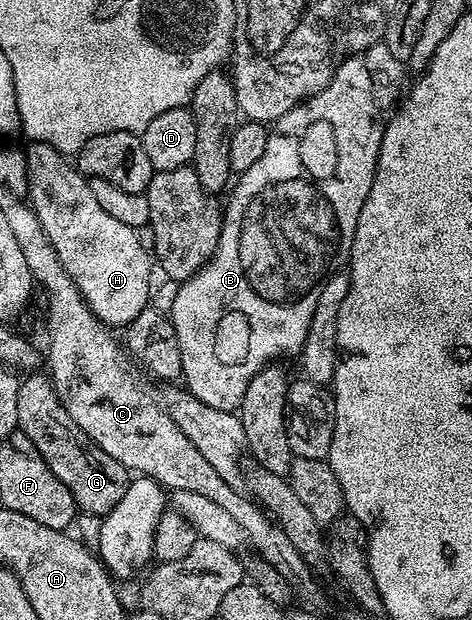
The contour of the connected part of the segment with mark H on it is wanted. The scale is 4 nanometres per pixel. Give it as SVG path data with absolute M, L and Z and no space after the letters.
M42 141L32 142L29 146L31 147L26 150L26 186L27 192L29 191L27 197L45 235L53 243L61 264L67 269L81 296L96 316L110 327L128 326L150 302L151 265L153 266L150 252L139 241L136 228L116 220L111 213L103 209L103 205L99 204L91 190L89 179L82 176L62 152Z

